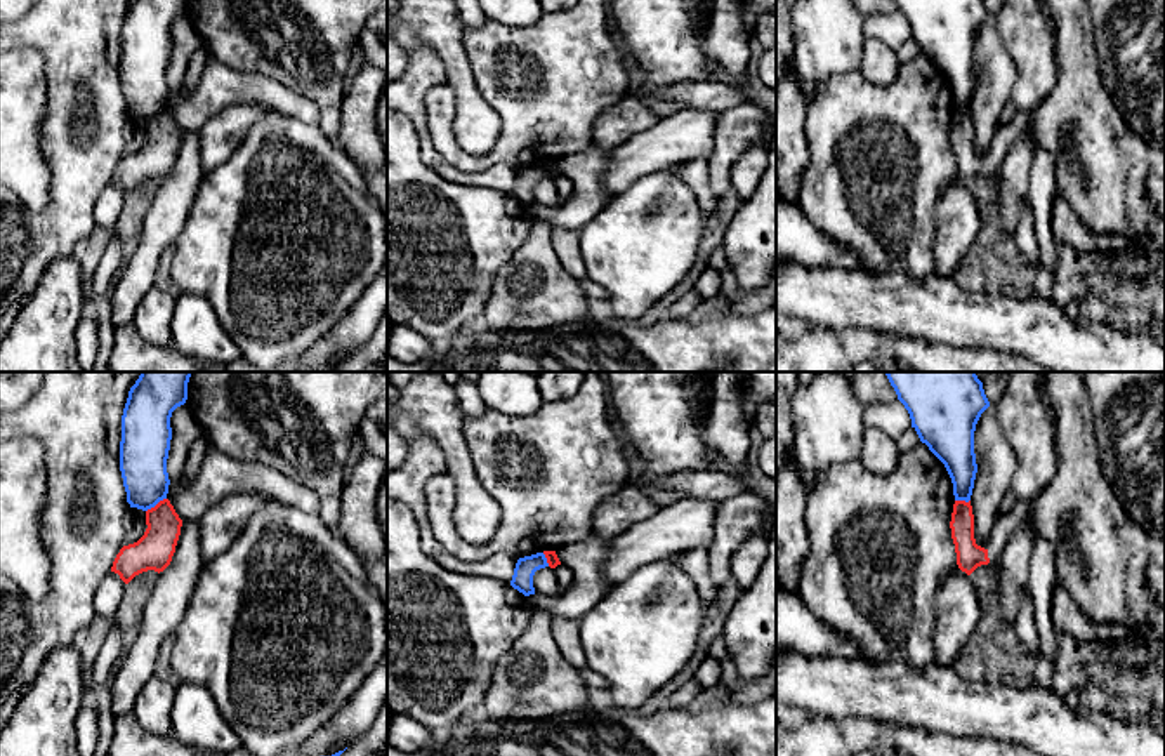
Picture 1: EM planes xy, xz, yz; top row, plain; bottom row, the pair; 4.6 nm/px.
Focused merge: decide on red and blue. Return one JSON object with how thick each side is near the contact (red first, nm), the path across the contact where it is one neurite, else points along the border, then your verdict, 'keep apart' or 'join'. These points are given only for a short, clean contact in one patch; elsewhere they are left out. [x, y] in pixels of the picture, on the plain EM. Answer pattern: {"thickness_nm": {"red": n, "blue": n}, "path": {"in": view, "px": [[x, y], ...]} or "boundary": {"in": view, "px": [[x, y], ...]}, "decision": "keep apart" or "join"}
{"thickness_nm": {"red": 180, "blue": 220}, "boundary": {"in": "xy", "px": [[165, 108], [146, 122]]}, "decision": "keep apart"}

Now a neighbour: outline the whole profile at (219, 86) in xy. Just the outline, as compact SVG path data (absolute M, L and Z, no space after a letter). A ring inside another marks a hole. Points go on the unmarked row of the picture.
M208 56L193 92L170 92L167 109L184 132L200 129L234 103L266 104L307 125L319 125L318 106L295 90L288 90L257 73L236 71Z

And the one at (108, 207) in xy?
M109 181L95 202L95 226L113 228L122 214L125 200L127 195L120 189L120 186Z

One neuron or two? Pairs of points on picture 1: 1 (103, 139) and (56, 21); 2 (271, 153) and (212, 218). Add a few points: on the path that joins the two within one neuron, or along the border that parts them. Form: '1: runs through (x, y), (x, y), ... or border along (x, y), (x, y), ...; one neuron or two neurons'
1: runs through (106, 110), (105, 84), (98, 66), (85, 51); one neuron
2: runs through (261, 169), (228, 202); one neuron

